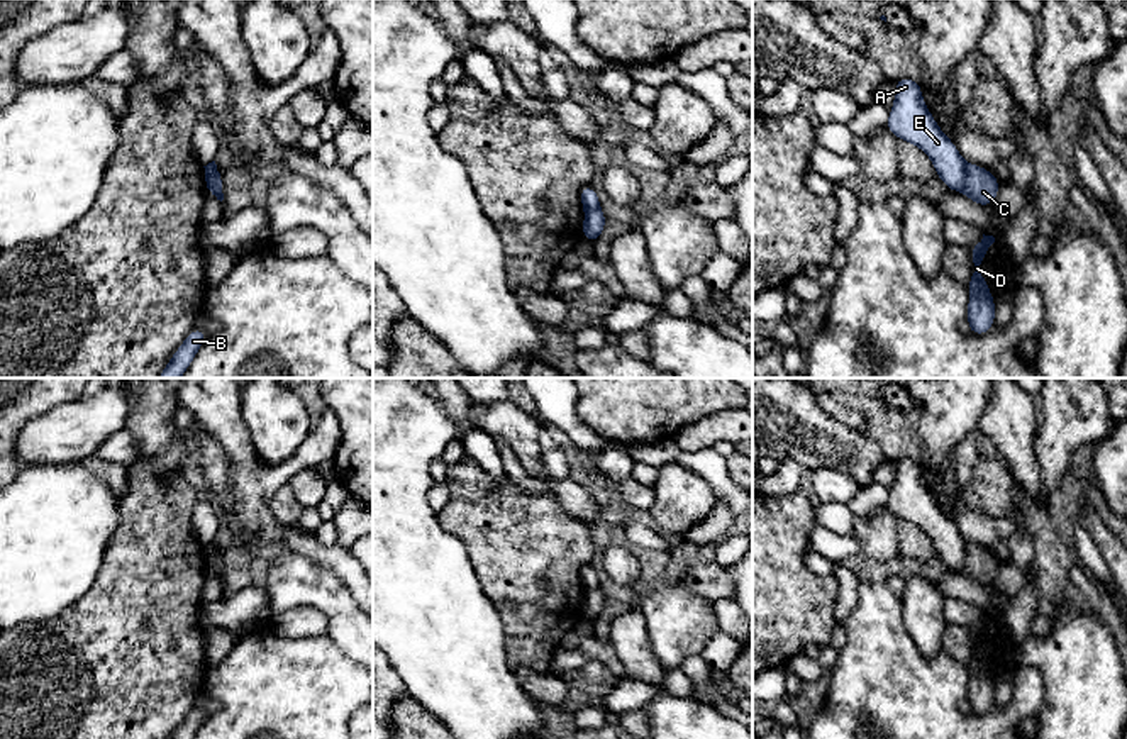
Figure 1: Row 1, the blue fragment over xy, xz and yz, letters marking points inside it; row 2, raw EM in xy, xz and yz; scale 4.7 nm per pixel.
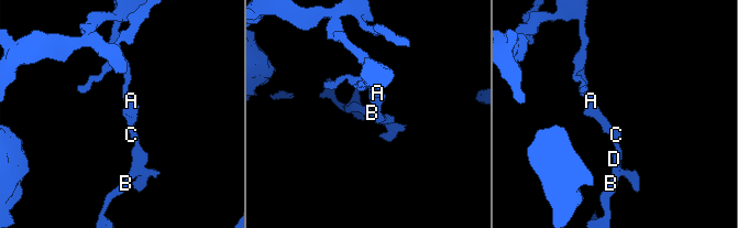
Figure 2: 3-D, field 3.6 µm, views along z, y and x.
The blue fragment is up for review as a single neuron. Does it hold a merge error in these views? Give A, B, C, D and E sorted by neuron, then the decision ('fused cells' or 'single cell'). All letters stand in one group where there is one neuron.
A E / B C D | fused cells

